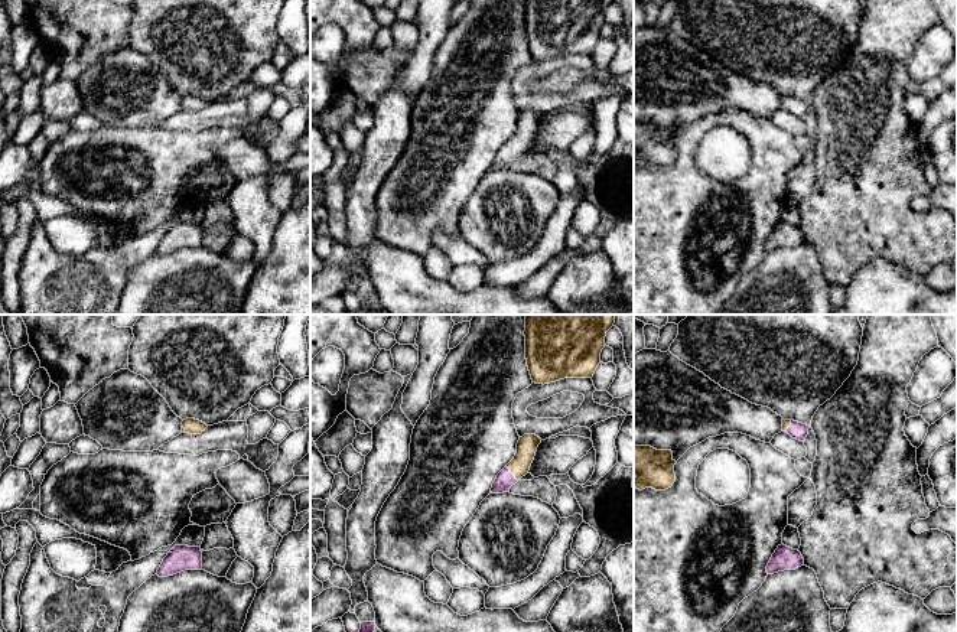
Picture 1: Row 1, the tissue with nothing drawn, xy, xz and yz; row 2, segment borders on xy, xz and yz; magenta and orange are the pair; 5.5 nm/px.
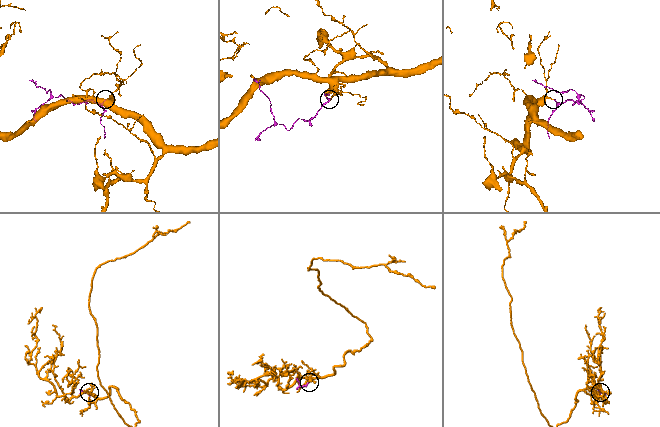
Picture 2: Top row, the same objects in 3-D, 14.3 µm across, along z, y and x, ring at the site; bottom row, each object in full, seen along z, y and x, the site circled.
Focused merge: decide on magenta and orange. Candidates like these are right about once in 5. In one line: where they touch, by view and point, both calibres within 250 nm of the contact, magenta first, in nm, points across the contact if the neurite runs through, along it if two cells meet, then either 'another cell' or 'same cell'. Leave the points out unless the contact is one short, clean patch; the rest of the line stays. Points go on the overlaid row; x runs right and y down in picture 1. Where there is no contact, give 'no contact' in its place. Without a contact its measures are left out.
meets magenta in xz at (511, 474); 100 nm thick on the magenta side, 120 nm on the other; runs through xz (505, 479), (511, 474), (520, 465), (527, 445); same cell

